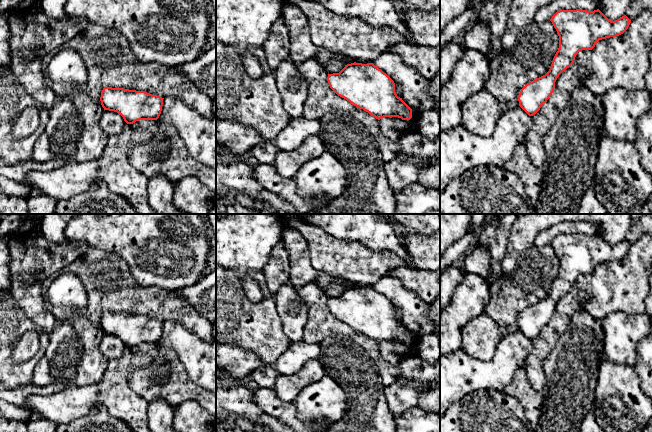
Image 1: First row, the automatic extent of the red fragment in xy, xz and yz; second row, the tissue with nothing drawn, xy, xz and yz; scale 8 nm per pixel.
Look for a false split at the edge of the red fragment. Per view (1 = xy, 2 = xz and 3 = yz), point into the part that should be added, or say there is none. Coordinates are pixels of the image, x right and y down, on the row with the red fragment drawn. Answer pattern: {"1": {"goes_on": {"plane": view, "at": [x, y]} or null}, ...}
{"1": {"goes_on": null}, "2": {"goes_on": null}, "3": {"goes_on": null}}

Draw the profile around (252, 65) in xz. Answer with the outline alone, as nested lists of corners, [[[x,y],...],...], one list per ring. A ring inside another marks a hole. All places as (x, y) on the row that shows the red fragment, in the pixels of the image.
[[[237,49],[237,50],[242,58],[245,71],[247,72],[247,74],[254,79],[260,78],[263,72],[259,59],[248,49],[246,50]]]

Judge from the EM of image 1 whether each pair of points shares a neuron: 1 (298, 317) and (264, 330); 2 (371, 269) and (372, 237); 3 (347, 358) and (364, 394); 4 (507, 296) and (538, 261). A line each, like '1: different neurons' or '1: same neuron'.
1: different neurons
2: different neurons
3: same neuron
4: same neuron

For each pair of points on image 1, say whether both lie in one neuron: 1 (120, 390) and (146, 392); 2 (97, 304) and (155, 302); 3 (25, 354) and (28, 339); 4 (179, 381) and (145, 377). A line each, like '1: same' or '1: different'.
1: different
2: same
3: same
4: same

